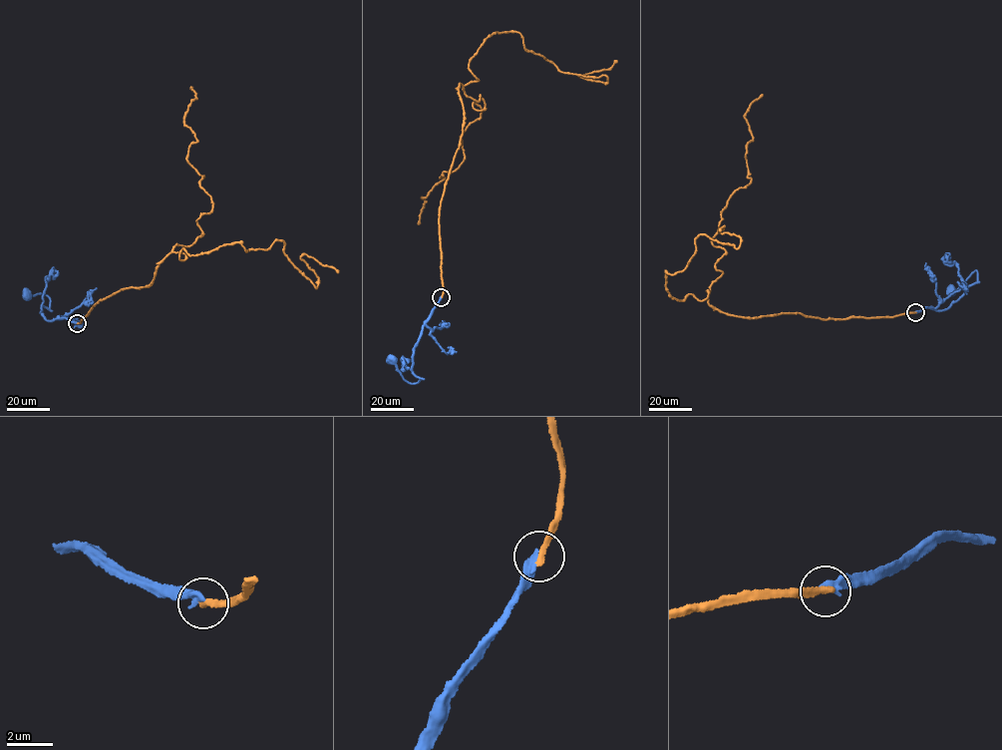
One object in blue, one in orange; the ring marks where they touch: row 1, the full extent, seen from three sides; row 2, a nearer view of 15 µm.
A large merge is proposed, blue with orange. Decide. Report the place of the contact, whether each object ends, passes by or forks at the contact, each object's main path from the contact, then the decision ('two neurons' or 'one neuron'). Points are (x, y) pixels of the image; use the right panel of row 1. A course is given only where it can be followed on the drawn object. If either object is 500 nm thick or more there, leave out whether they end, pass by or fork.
at (915, 312); blue ends there; orange ends there; blue runs (915, 312), (927, 307), (940, 311), (947, 308), (977, 282), (977, 271), (951, 291); orange runs (915, 312), (747, 318), (707, 290), (672, 297), (666, 272), (700, 234), (739, 247), (719, 230); two neurons

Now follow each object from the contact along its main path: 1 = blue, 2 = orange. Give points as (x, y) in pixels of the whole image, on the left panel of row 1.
1: (77, 323), (63, 317), (50, 321), (40, 312), (41, 306), (50, 307), (50, 298), (38, 293), (26, 295)
2: (77, 323), (100, 299), (148, 285), (183, 248), (282, 240), (315, 288), (304, 253), (338, 272)

